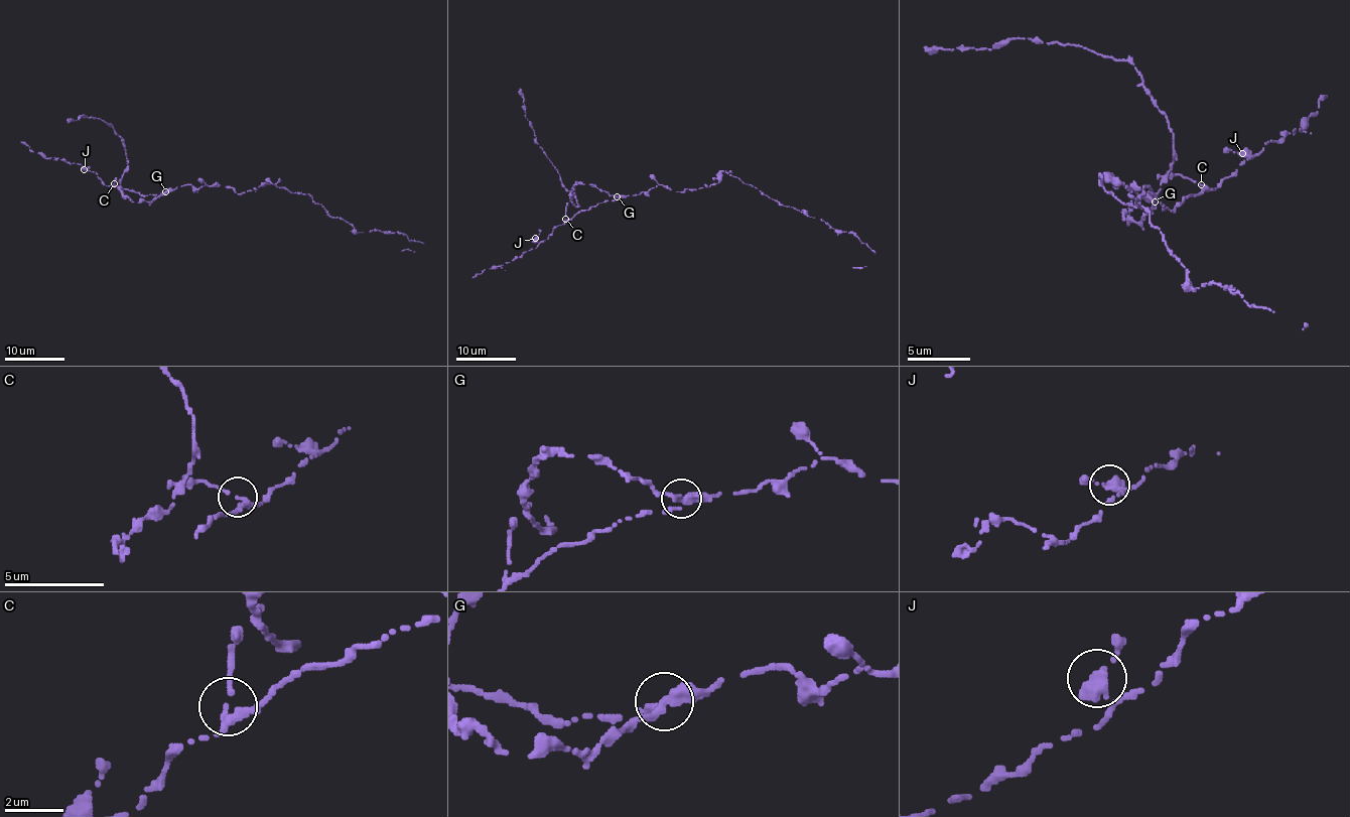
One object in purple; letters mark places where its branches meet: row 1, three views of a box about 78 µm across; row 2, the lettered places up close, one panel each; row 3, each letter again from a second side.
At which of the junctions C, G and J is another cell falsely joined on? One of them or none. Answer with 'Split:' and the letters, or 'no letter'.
Split: G

